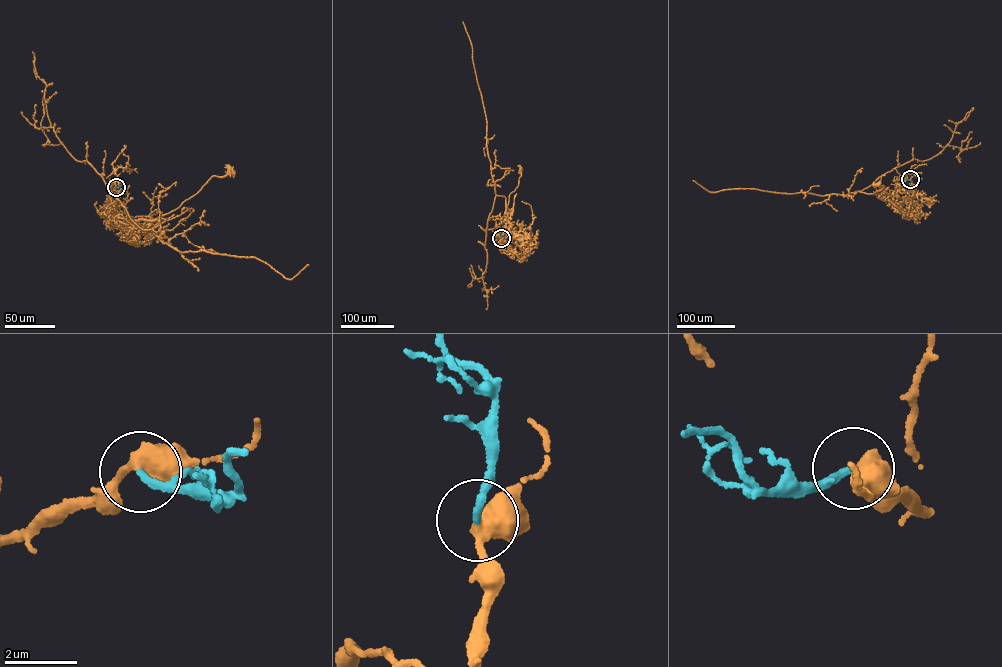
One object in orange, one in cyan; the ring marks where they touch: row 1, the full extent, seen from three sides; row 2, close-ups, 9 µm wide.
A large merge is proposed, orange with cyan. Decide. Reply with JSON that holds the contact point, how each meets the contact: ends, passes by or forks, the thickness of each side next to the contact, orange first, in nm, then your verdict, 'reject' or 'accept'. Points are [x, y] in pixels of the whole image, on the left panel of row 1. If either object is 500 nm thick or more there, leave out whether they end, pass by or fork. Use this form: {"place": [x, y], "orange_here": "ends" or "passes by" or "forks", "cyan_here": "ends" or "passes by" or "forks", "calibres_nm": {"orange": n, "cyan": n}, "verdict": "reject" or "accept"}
{"place": [116, 187], "calibres_nm": {"orange": 500, "cyan": 190}, "verdict": "accept"}

